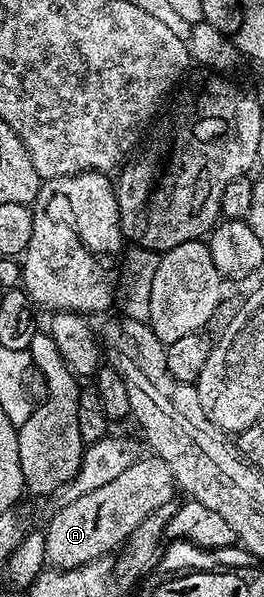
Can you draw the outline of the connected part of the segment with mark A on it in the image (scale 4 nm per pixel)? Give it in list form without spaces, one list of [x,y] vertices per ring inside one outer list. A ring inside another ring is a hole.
[[[156,456],[138,457],[131,468],[126,468],[115,480],[95,488],[79,500],[71,500],[67,508],[52,511],[53,519],[43,530],[45,560],[50,567],[70,570],[87,564],[96,558],[112,555],[135,528],[159,508],[170,505],[174,500],[175,483],[171,468]],[[114,549],[114,550],[113,550]],[[113,550],[113,551],[112,551]]]

